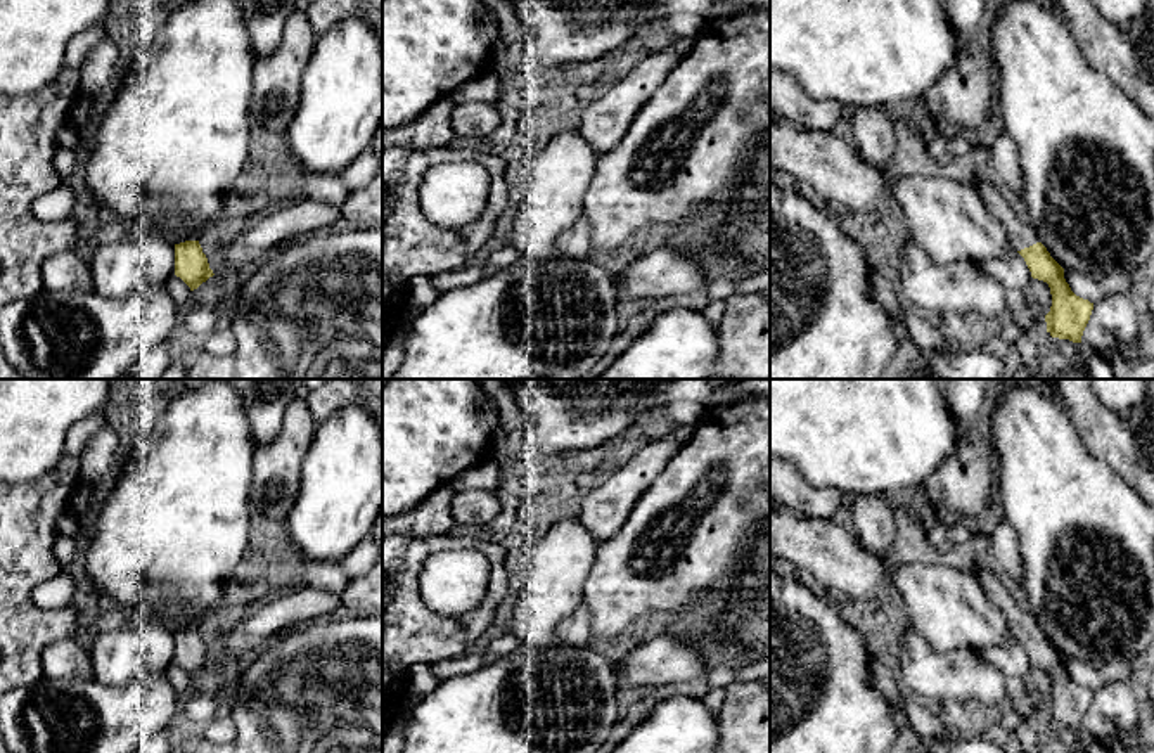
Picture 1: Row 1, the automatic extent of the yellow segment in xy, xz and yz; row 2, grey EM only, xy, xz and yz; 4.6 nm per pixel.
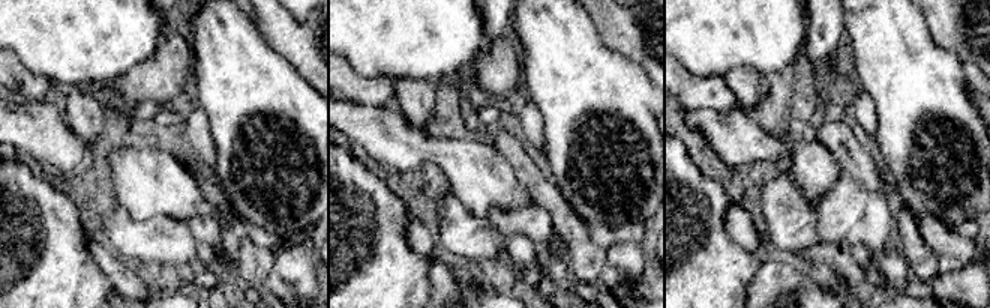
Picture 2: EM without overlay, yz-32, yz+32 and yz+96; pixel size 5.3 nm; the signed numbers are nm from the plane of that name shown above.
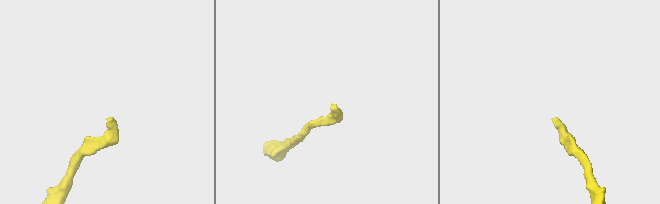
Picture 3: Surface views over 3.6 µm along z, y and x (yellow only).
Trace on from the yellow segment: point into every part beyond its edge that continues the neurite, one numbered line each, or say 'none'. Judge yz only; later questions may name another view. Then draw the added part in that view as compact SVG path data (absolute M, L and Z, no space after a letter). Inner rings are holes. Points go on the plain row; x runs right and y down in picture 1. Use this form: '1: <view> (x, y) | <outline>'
1: yz (1019, 622) | M979 557L972 571L988 599L1003 613L1009 630L1016 639L1040 630L1035 615L1016 604L997 573L990 571L984 559Z

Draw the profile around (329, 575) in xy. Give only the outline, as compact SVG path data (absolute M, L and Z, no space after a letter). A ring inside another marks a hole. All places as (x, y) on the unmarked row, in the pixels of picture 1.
M289 552L277 559L273 564L296 564L301 568L308 587L324 589L327 592L341 595L348 587L349 580L344 575L341 561L310 561L294 559Z

